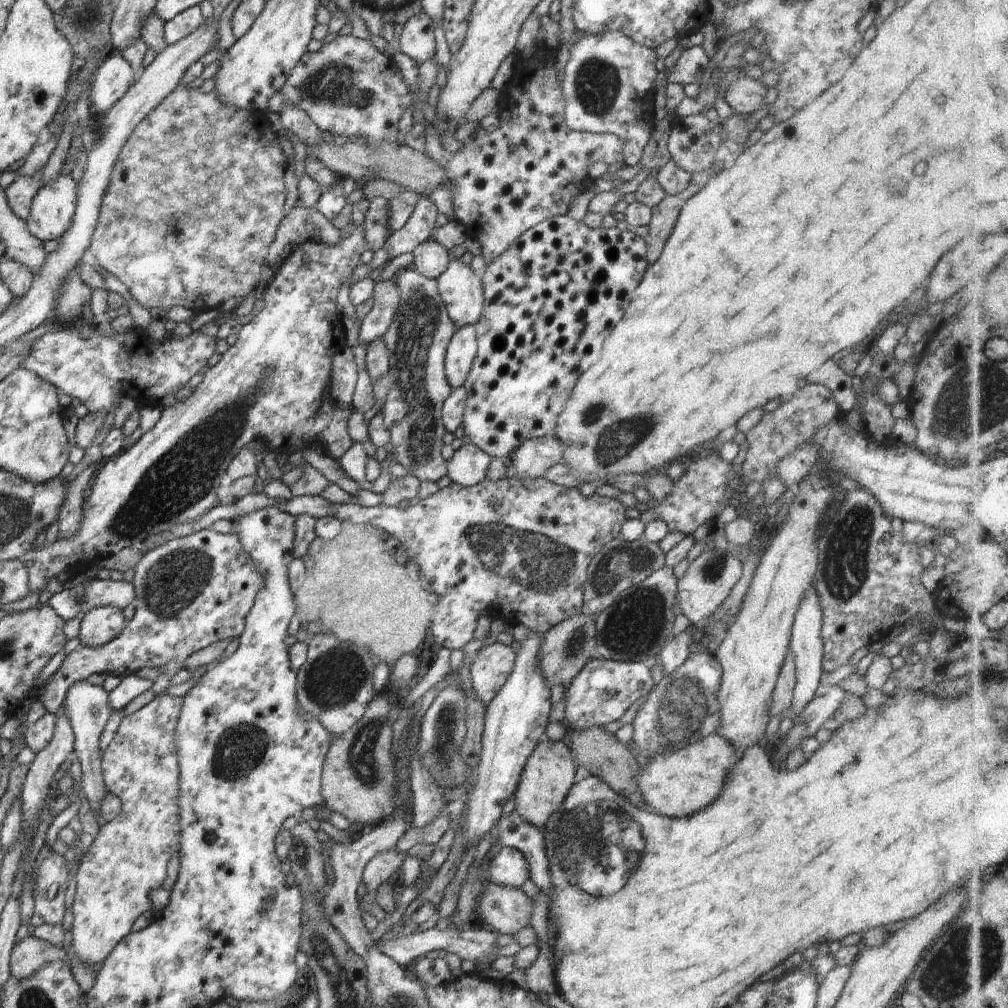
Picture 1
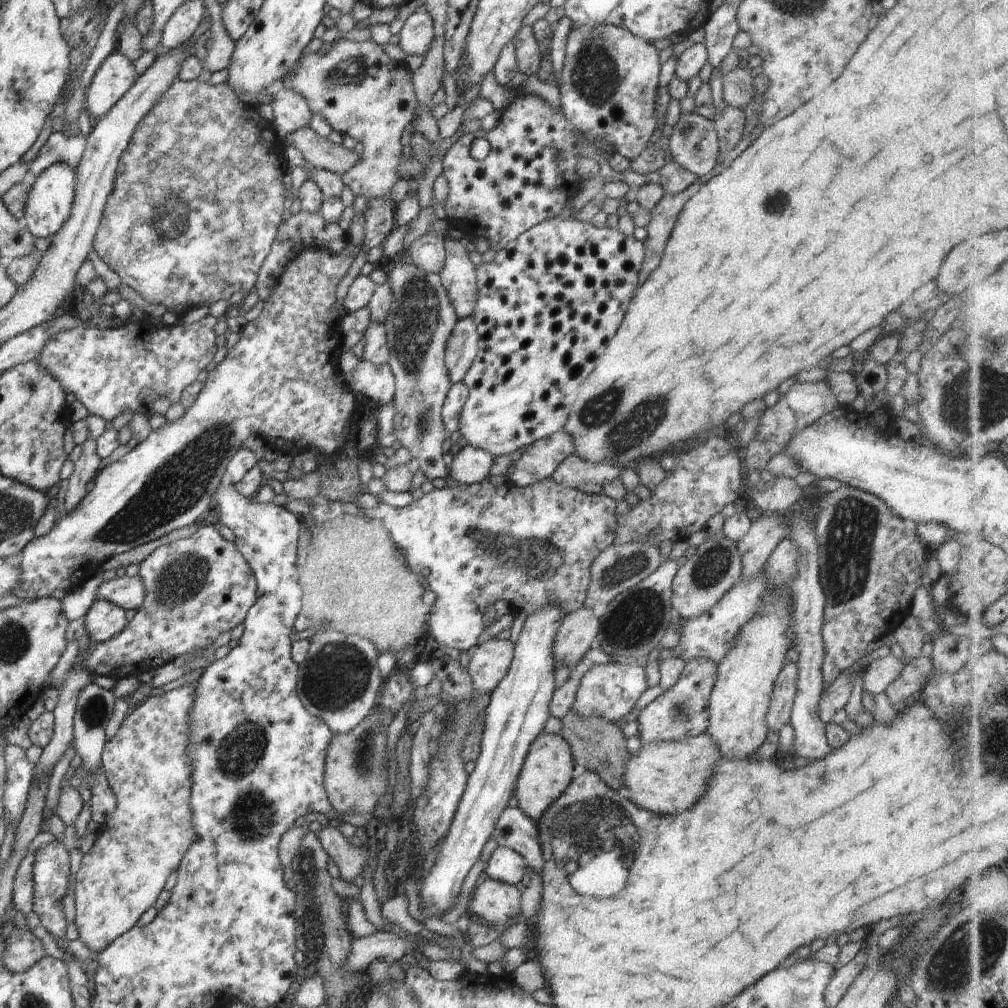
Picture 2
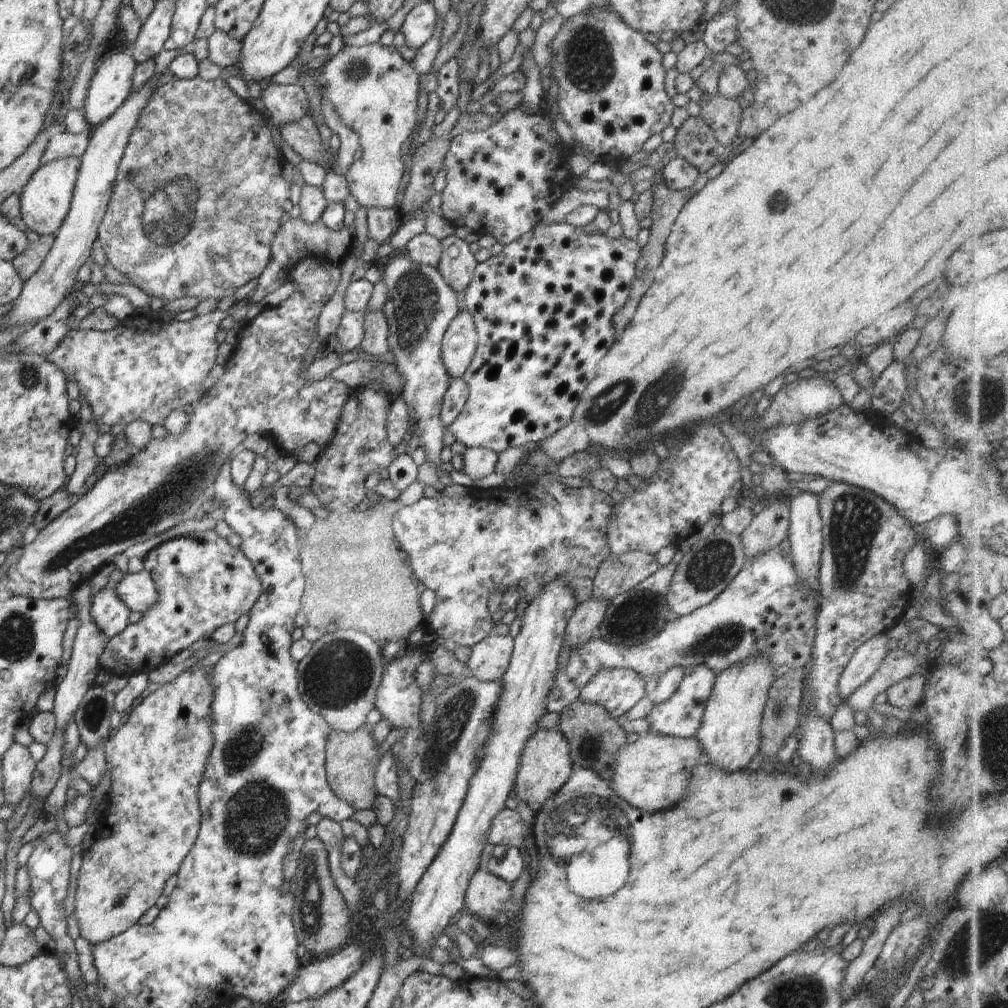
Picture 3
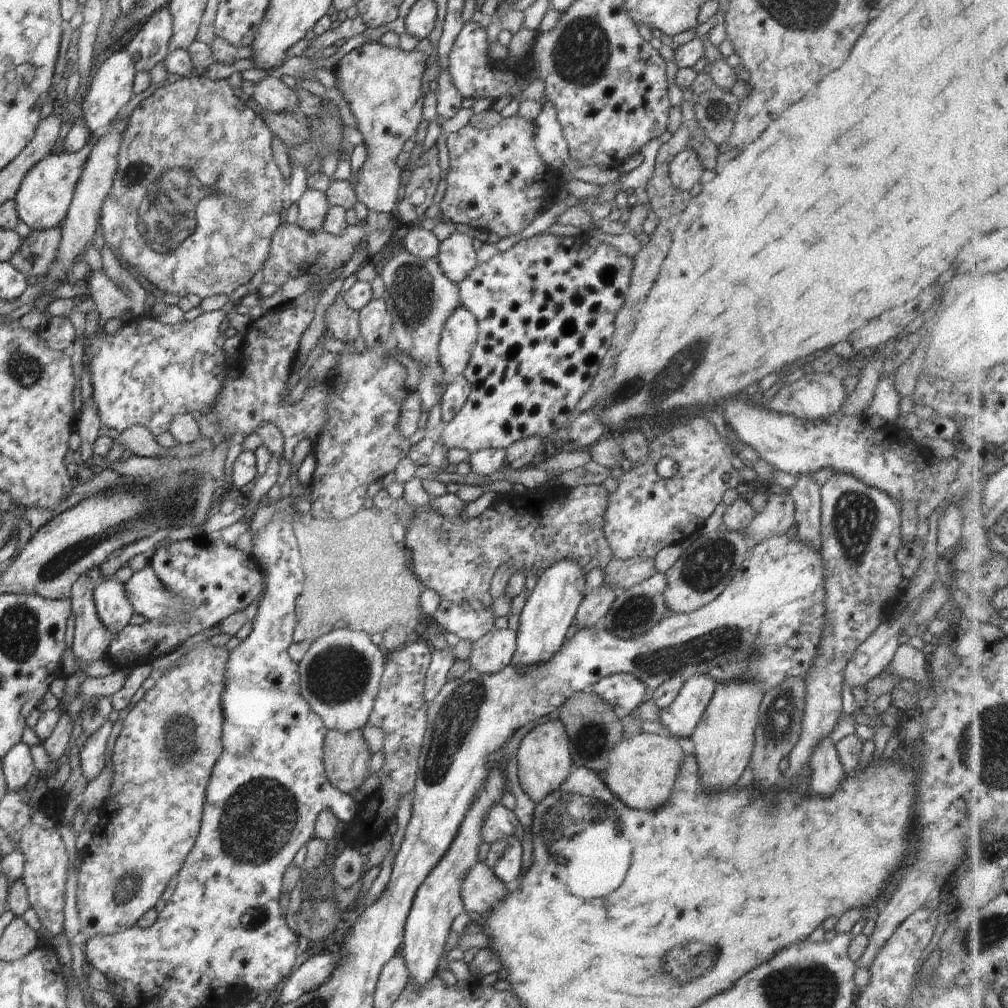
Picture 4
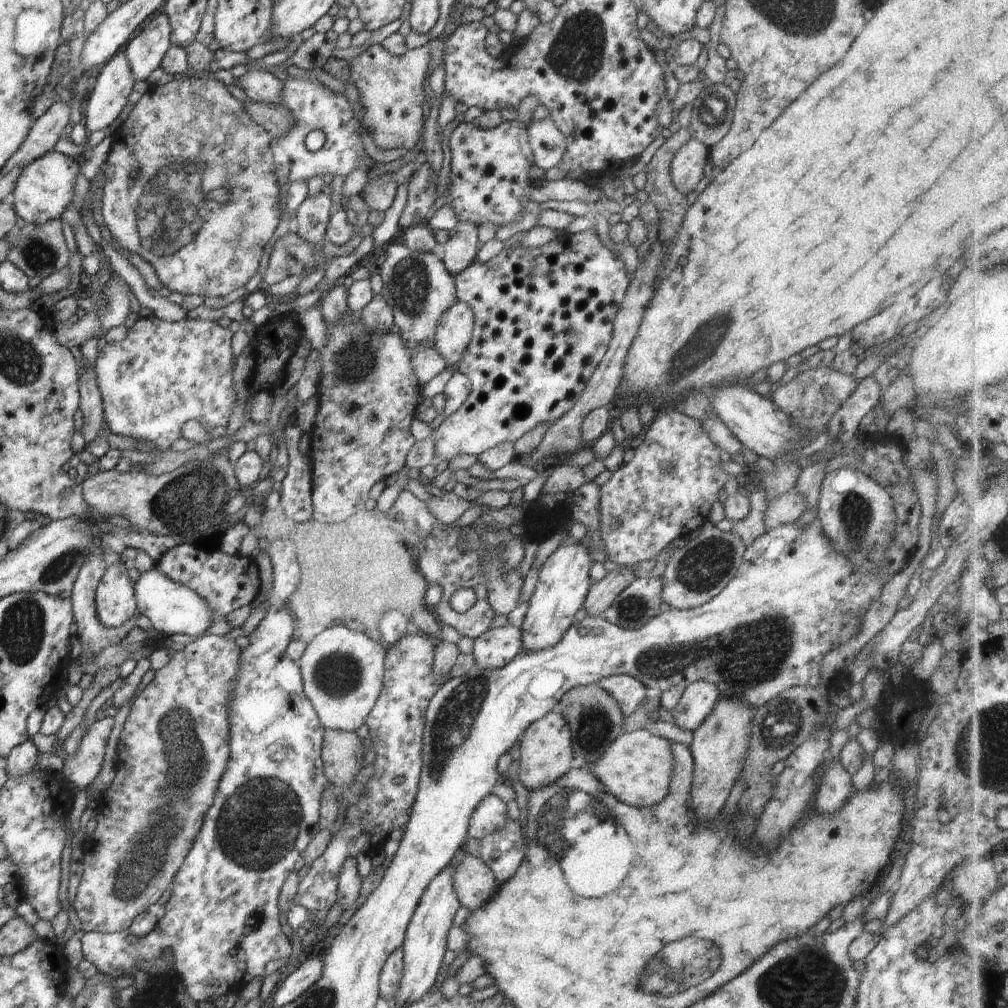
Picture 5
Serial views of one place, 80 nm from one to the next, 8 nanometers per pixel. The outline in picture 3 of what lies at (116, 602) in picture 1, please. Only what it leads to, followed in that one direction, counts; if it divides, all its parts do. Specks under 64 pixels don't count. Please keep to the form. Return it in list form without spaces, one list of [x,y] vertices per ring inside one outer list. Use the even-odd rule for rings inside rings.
[[[145,570],[139,573],[128,572],[116,586],[111,587],[132,612],[146,612],[157,599],[154,581]]]

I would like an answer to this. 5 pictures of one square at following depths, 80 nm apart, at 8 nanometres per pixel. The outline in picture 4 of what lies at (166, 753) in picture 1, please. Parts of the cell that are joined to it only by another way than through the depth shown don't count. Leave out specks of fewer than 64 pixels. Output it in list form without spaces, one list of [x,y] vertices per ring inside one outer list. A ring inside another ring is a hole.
[[[207,641],[199,644],[195,650],[180,658],[180,666],[165,671],[162,676],[156,676],[157,683],[155,686],[146,691],[139,701],[133,703],[133,707],[128,712],[126,719],[123,720],[122,730],[114,744],[113,781],[108,796],[99,810],[99,823],[92,832],[89,845],[83,851],[83,861],[77,872],[76,906],[81,924],[79,932],[83,938],[92,938],[92,936],[100,936],[100,934],[114,935],[136,925],[138,919],[144,916],[148,909],[154,909],[156,902],[164,894],[166,885],[170,882],[172,876],[178,874],[184,859],[195,846],[195,840],[199,836],[199,830],[201,829],[203,808],[206,804],[205,790],[215,762],[223,751],[221,730],[224,717],[223,710],[219,706],[219,700],[224,688],[223,674],[228,657],[229,652],[223,650],[222,647],[213,648]]]

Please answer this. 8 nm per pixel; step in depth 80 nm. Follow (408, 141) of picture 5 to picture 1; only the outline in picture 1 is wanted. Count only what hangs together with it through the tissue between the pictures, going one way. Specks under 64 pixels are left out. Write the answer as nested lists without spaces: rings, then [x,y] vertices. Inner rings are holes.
[[[338,35],[328,44],[324,43],[317,52],[306,51],[300,62],[289,72],[280,92],[283,104],[297,105],[307,112],[320,132],[328,132],[334,137],[366,136],[372,144],[396,141],[398,122],[404,108],[412,102],[412,91],[402,81],[393,57],[378,51],[369,39],[360,39],[354,35]]]

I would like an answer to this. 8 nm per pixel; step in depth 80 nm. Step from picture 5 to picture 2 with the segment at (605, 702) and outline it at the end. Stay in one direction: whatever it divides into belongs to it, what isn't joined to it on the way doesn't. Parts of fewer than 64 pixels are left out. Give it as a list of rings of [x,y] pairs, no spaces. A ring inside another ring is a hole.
[[[572,710],[561,721],[560,735],[569,744],[572,758],[577,764],[582,764],[587,771],[596,773],[611,789],[621,791],[625,784],[625,764],[631,754],[626,747],[627,739],[617,725],[601,717],[580,719]]]

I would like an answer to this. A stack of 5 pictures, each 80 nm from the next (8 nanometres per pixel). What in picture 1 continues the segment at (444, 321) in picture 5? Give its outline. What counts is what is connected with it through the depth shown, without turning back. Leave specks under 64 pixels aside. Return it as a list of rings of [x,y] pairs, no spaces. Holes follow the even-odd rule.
[[[463,326],[456,330],[450,339],[445,354],[445,375],[448,384],[457,389],[466,382],[477,355],[475,327]]]

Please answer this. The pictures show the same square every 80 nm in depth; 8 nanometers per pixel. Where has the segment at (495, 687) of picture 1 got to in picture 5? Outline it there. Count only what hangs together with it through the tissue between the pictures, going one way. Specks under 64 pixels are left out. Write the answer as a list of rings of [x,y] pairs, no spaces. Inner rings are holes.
[[[509,623],[489,628],[474,640],[473,656],[480,669],[500,669],[522,651],[522,630]]]

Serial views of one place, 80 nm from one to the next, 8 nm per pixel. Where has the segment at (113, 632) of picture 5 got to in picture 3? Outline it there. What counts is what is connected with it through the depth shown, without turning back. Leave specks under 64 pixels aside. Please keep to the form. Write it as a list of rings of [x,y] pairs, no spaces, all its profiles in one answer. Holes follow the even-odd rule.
[[[89,581],[82,583],[75,587],[73,592],[68,596],[71,602],[78,607],[79,614],[76,616],[80,621],[80,627],[75,635],[75,641],[72,648],[70,662],[67,665],[67,674],[64,679],[55,689],[55,701],[52,712],[56,719],[56,728],[65,731],[70,718],[74,716],[80,701],[84,698],[88,689],[94,686],[95,678],[97,675],[96,669],[98,668],[98,656],[104,650],[109,638],[93,623],[90,616],[91,600],[90,584]]]

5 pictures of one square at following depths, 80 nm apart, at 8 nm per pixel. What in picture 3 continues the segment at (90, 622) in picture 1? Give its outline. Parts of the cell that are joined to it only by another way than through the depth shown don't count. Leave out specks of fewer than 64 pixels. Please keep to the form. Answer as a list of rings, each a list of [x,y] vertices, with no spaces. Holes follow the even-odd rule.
[[[106,586],[91,599],[90,616],[93,623],[109,638],[118,636],[129,624],[131,610]]]

